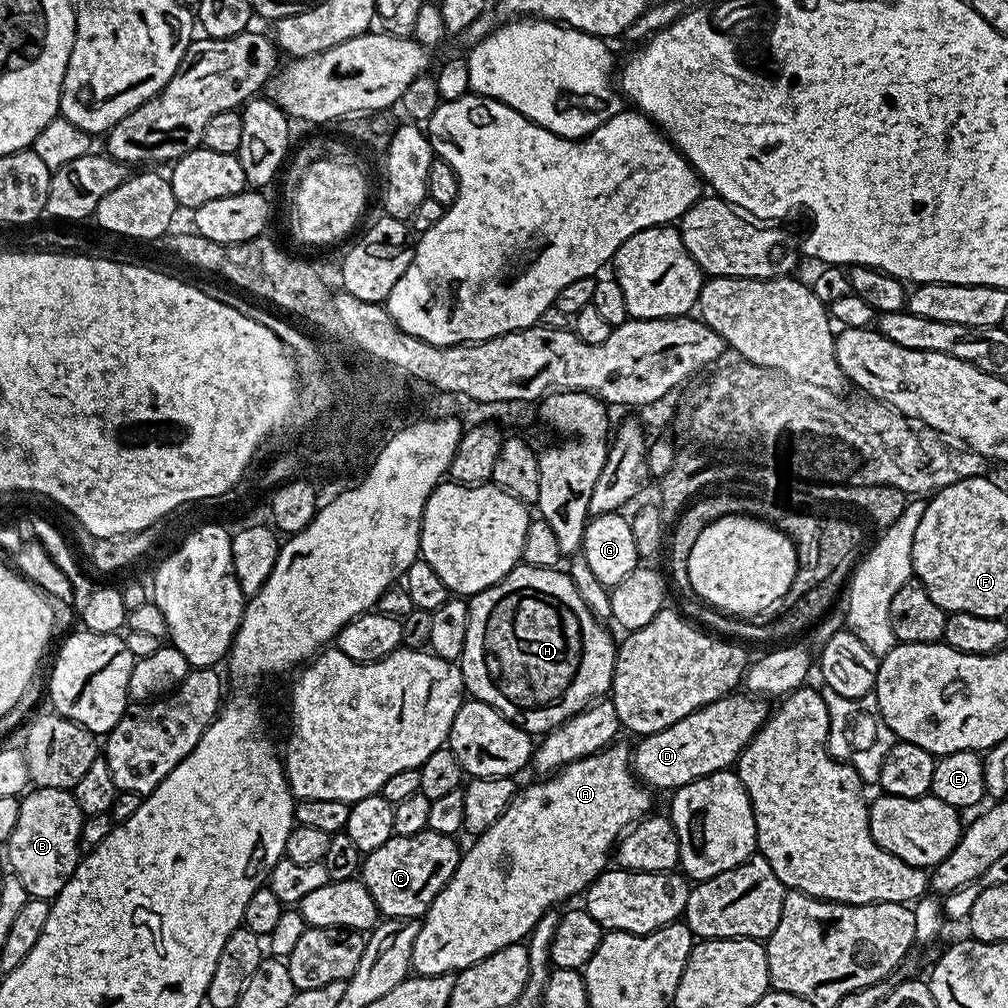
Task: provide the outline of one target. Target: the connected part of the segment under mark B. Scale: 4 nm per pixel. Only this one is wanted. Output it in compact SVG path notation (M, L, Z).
M33 787L20 800L18 822L14 826L14 834L10 834L6 851L8 864L12 867L9 869L22 882L22 886L26 886L31 899L51 902L56 899L62 886L70 882L82 859L80 835L84 817L83 810L66 788Z

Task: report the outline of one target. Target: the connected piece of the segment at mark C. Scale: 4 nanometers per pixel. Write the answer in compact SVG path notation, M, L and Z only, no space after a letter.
M427 830L413 836L393 834L378 850L362 860L362 879L381 917L411 920L423 917L438 894L450 882L462 855L457 841L446 834Z

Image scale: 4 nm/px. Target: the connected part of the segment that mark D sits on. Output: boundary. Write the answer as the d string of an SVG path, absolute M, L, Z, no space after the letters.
M740 695L723 696L694 710L694 714L686 714L686 718L674 722L674 726L643 737L632 752L632 767L637 777L649 789L675 790L703 776L731 769L770 715L770 708L759 695Z

